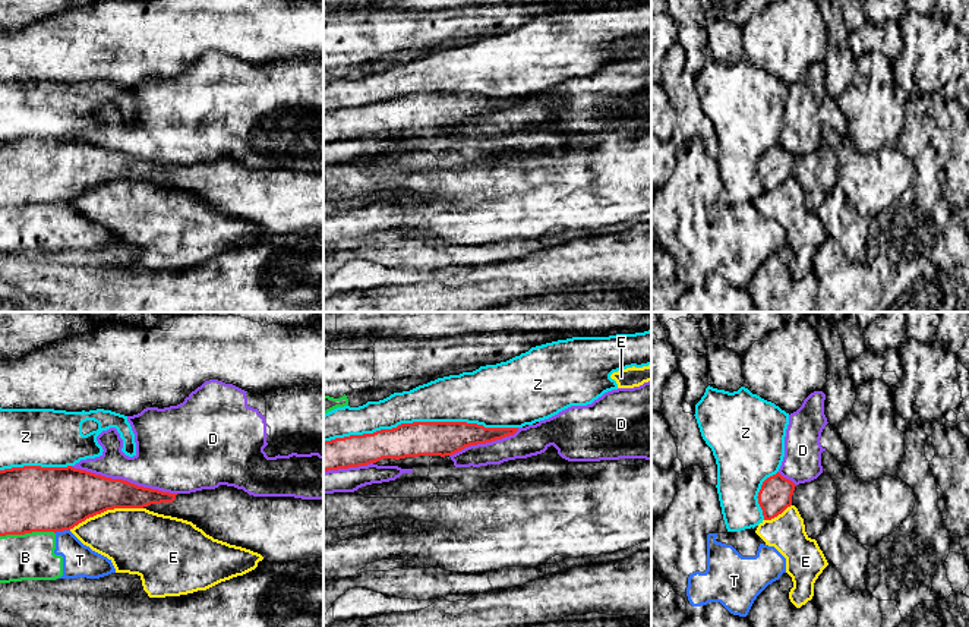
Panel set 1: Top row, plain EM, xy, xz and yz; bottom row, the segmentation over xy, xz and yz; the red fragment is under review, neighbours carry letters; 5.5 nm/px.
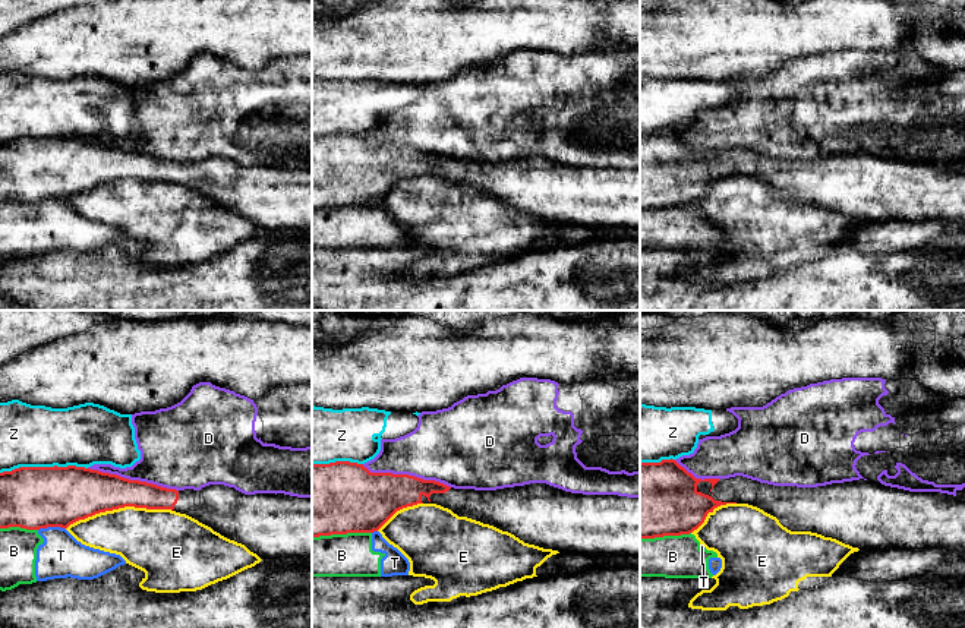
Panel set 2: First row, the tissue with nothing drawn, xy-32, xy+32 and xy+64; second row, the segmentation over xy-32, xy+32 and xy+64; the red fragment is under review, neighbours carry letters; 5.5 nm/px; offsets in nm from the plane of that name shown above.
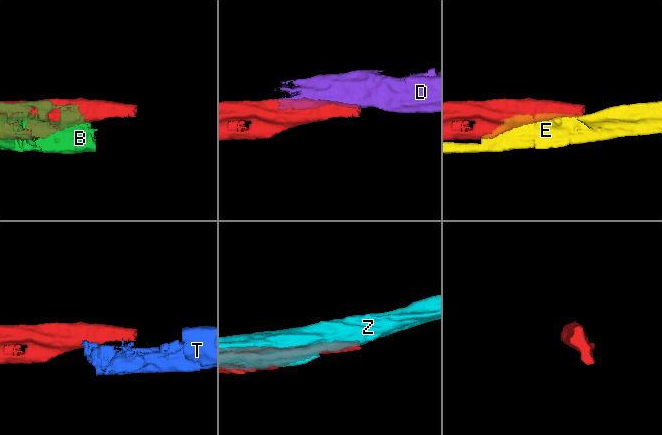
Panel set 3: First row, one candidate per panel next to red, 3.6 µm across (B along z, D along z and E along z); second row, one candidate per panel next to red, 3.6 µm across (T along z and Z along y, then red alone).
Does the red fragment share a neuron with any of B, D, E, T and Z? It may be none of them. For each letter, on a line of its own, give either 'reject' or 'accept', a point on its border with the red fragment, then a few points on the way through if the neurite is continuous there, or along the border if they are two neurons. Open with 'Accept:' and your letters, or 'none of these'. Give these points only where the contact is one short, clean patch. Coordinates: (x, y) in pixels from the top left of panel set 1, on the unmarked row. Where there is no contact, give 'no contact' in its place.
Accept: none of these
B: reject | xy (27, 204)
D: reject | xy (122, 151)
E: reject | xy (106, 182)
T: reject | xy (62, 202) | along xy (69, 201), (54, 204)
Z: reject | xz (420, 94)

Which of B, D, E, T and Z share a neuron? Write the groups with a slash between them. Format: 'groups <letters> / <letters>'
groups B T / D / E / Z

